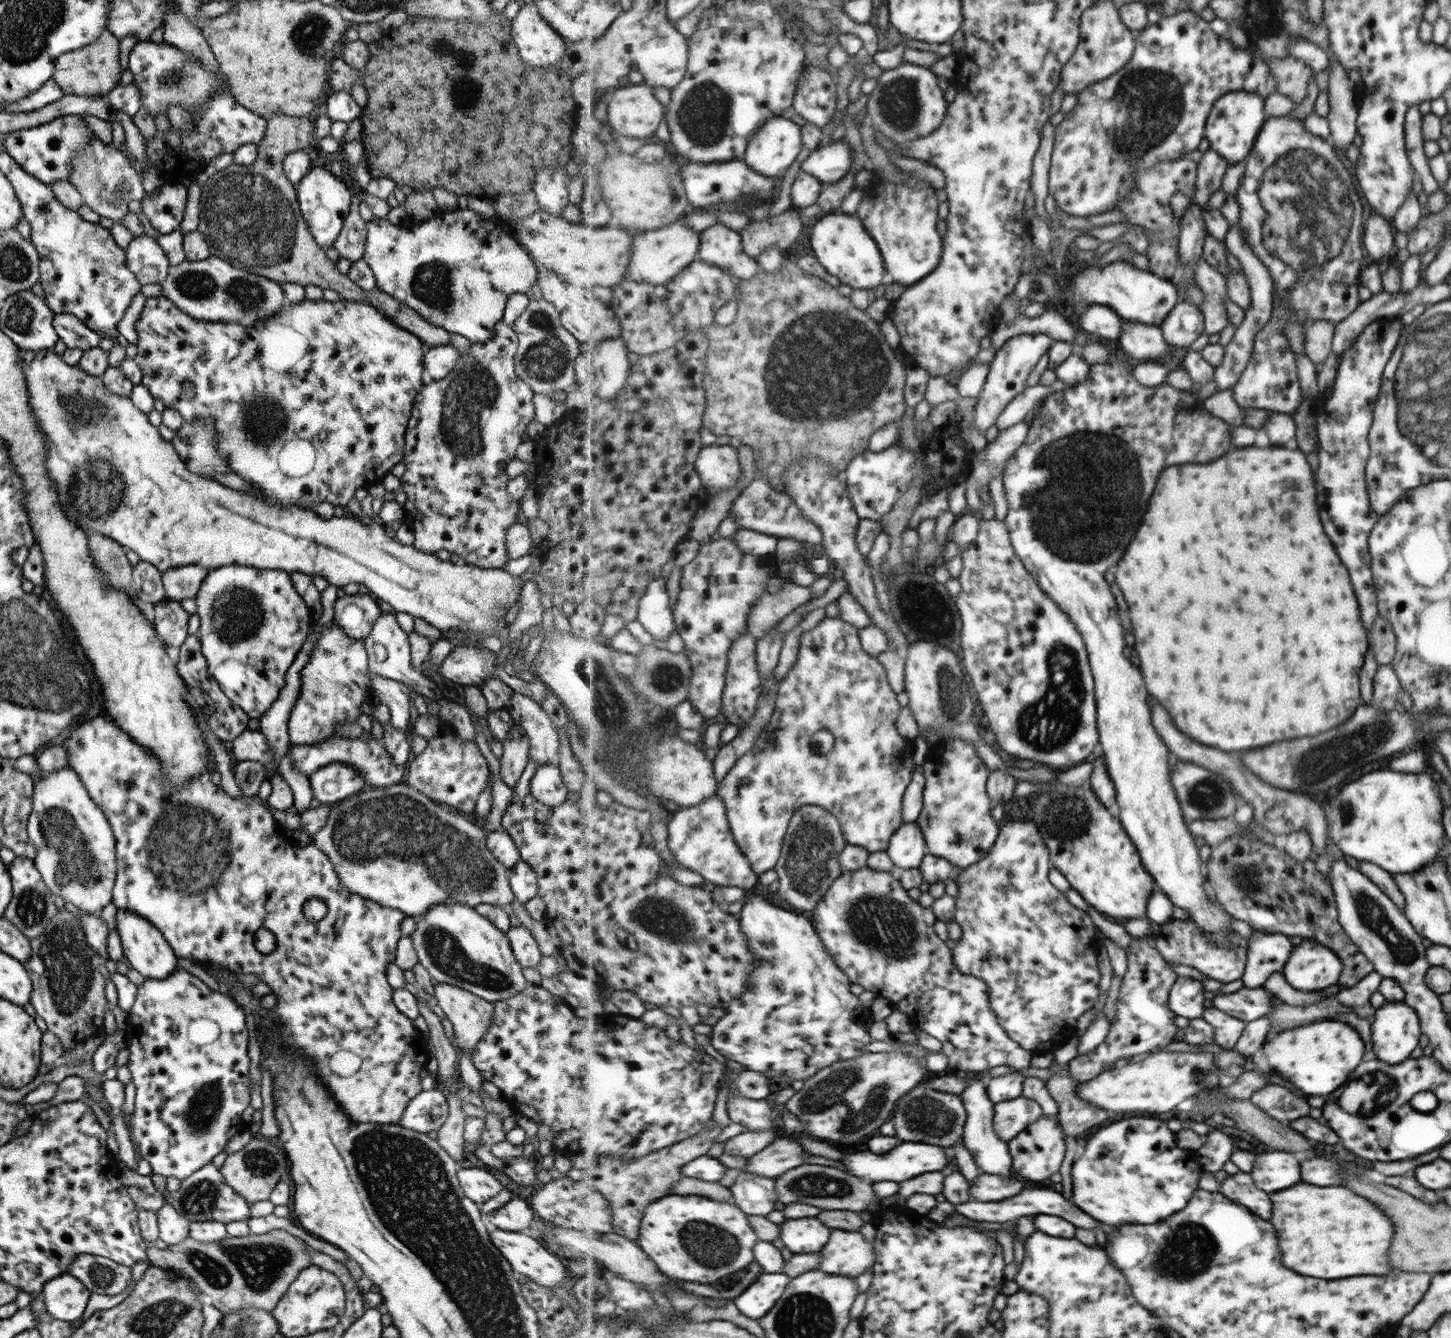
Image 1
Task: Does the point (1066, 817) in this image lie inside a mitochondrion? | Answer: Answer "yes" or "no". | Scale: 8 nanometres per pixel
yes

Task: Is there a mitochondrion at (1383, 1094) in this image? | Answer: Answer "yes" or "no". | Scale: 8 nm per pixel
yes

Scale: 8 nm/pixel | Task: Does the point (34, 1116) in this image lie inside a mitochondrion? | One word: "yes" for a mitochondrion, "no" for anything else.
no

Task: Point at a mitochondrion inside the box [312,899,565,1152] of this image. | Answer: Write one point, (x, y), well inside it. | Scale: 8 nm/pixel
(445, 952)

